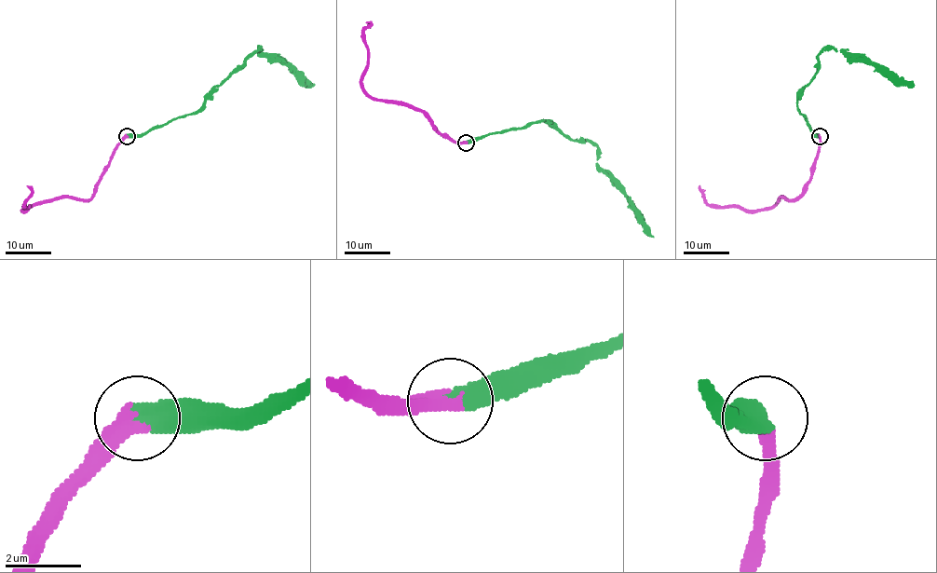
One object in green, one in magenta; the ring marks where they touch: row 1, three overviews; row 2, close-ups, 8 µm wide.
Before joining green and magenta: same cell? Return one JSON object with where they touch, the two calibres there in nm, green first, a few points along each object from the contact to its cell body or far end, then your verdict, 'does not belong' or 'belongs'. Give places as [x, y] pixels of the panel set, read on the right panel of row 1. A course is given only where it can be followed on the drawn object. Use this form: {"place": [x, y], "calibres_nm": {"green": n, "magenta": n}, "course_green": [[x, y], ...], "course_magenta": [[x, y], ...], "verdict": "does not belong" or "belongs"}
{"place": [820, 136], "calibres_nm": {"green": 500, "magenta": 400}, "course_green": [[820, 135], [809, 129], [796, 105], [796, 95], [816, 74], [819, 54], [823, 49], [859, 53], [915, 85]], "course_magenta": [[820, 135], [813, 173], [806, 188], [794, 199], [781, 197], [767, 209], [753, 210], [710, 205], [699, 185]], "verdict": "belongs"}

